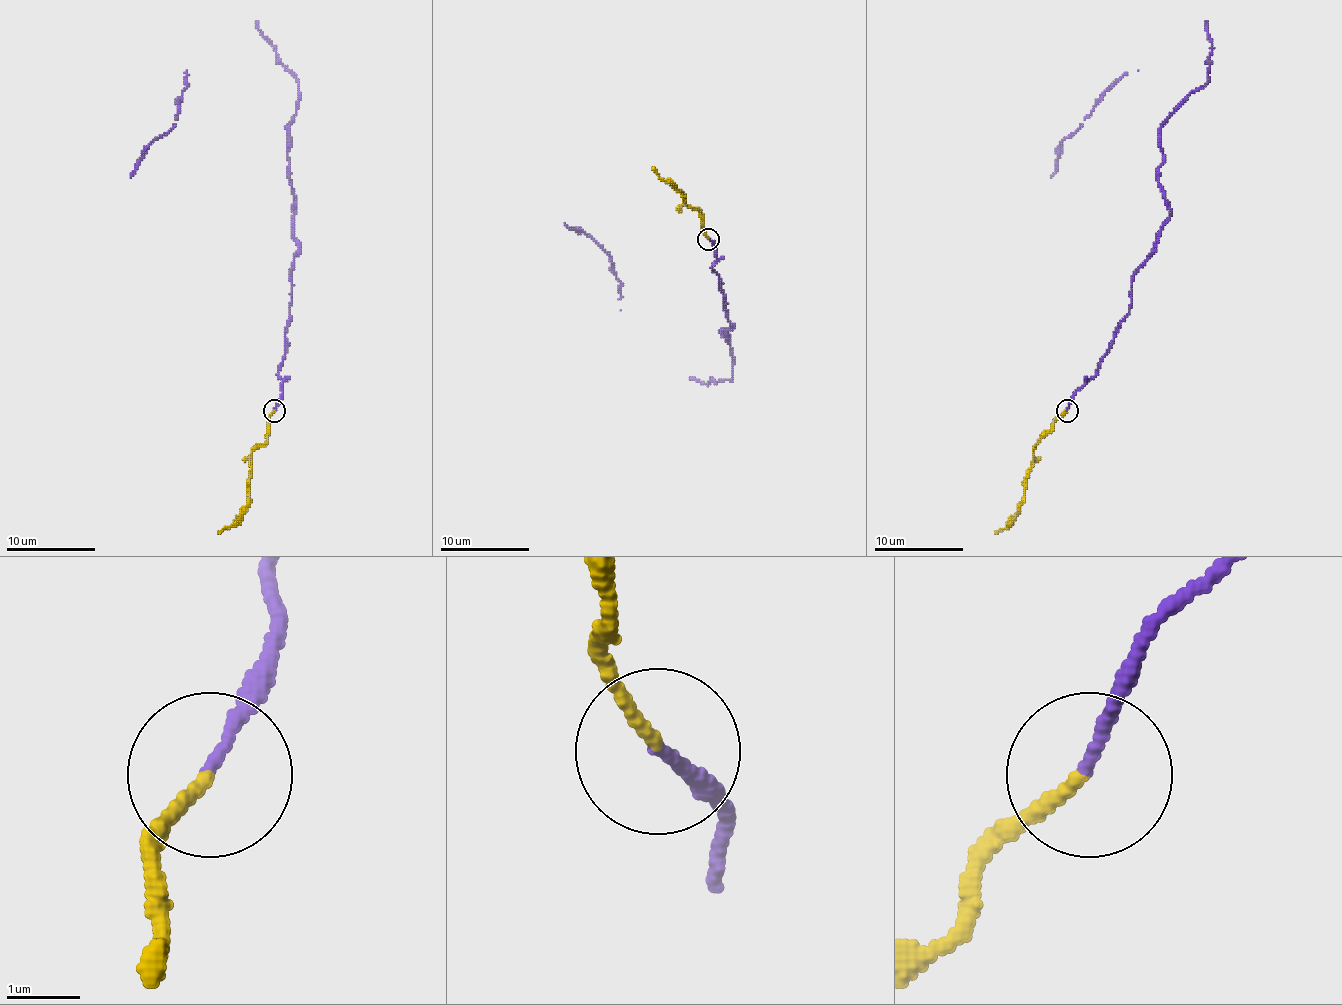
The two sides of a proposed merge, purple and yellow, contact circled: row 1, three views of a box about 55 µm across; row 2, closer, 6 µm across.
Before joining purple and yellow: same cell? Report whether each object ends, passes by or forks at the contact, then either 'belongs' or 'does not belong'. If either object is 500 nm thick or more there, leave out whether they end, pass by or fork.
purple ends there; yellow ends there; does not belong

